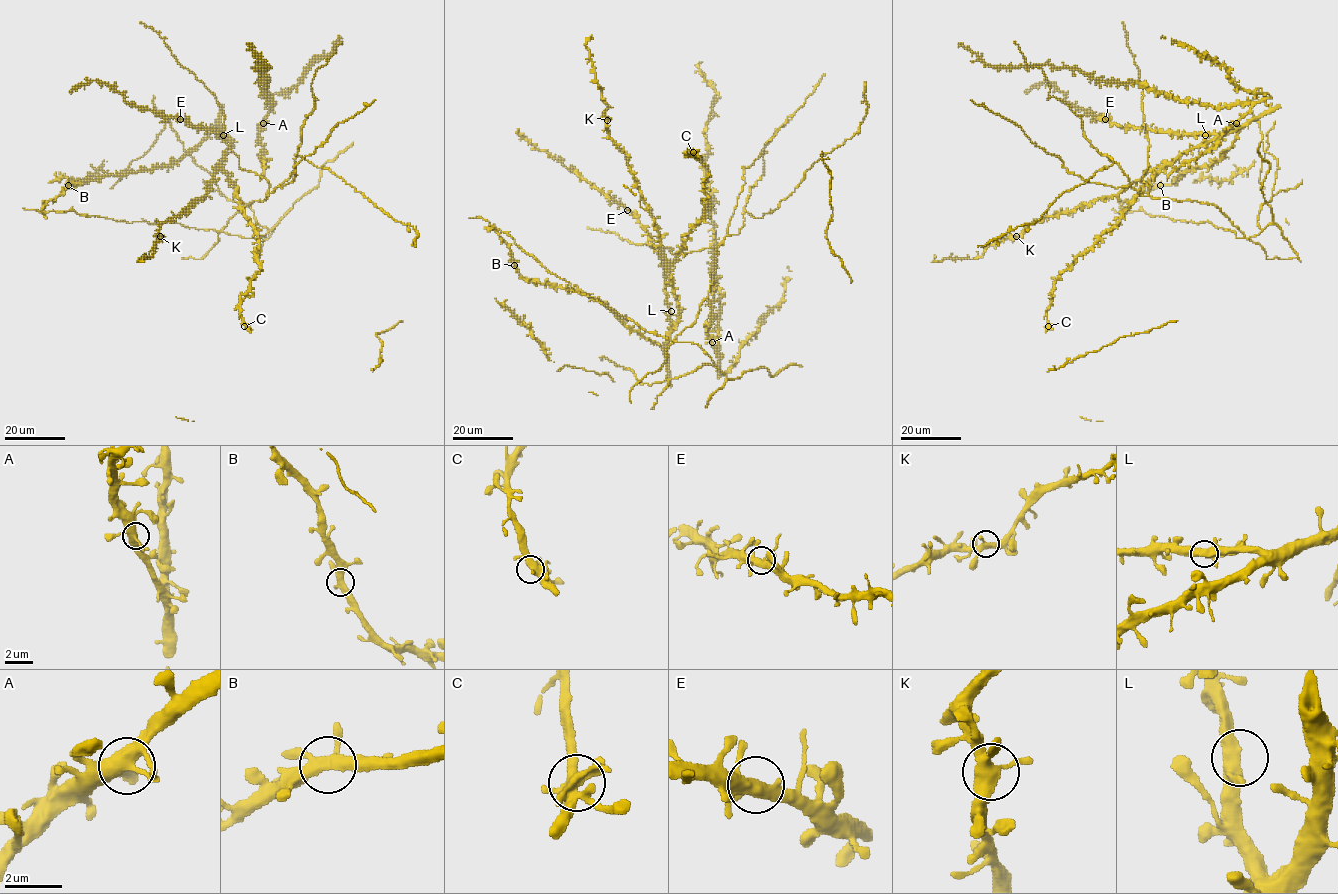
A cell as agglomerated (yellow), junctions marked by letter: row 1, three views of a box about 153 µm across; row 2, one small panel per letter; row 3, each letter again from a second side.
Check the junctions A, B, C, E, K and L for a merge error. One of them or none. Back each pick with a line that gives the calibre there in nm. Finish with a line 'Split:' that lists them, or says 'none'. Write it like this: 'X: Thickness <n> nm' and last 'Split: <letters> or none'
Split: none

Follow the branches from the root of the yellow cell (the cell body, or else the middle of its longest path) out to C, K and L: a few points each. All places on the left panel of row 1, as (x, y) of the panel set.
C: (55, 198), (170, 166), (216, 128), (230, 140), (222, 169), (257, 234), (244, 326)
K: (55, 198), (84, 180), (170, 166), (216, 128), (230, 145), (212, 186), (178, 216), (163, 222), (160, 236)
L: (55, 198), (69, 186), (84, 180), (170, 166), (189, 154), (215, 128), (223, 135)

